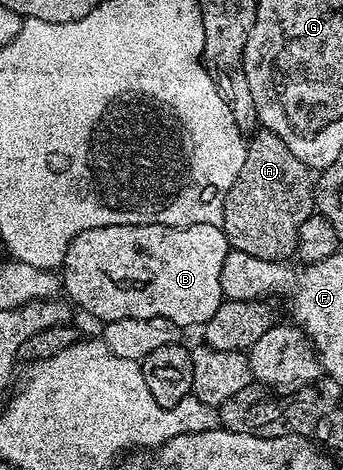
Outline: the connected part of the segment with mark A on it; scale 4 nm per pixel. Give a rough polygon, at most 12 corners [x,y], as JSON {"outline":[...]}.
{"outline":[[250,135],[227,190],[230,249],[282,263],[316,213],[312,167]]}

